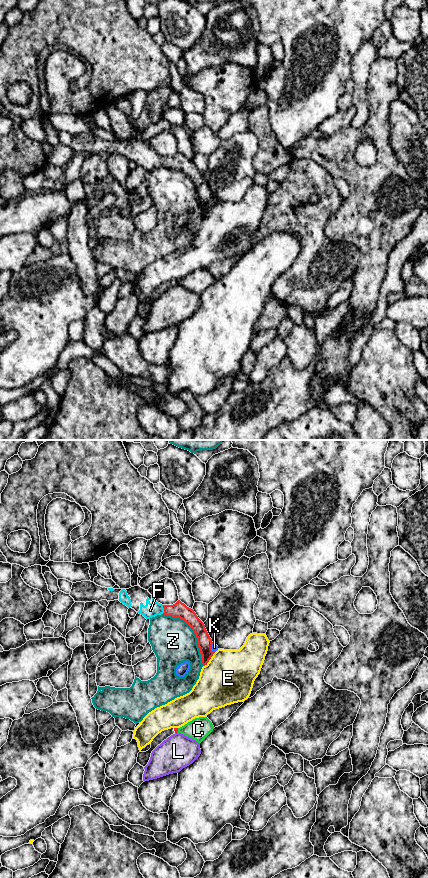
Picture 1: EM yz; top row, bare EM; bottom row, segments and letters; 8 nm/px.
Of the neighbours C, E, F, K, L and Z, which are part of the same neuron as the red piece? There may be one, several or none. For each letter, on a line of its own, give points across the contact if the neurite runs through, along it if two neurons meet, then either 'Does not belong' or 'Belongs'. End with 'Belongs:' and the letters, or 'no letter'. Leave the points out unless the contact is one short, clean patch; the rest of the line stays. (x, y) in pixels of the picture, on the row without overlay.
C: Does not belong
E: Does not belong
F: Path across: yz (179, 161), (164, 161), (150, 162). Belongs
K: Does not belong
L: Does not belong
Z: Does not belong
Belongs: F

